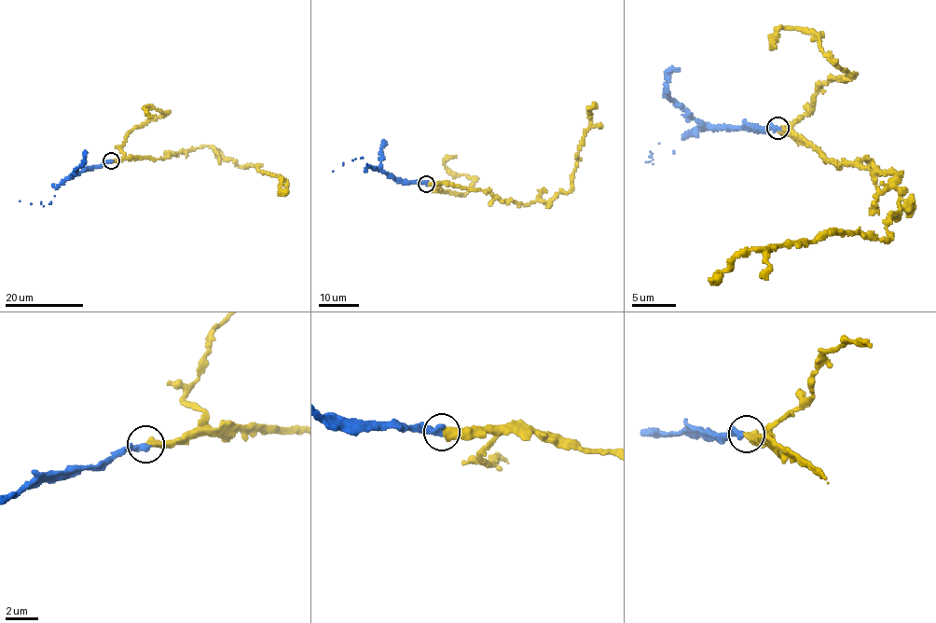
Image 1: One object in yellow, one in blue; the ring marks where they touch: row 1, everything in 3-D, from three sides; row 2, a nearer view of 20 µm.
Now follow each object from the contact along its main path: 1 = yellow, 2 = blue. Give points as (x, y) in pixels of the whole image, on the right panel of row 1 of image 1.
1: (778, 128), (837, 165), (899, 173), (901, 208), (892, 214), (887, 240), (837, 232), (750, 250), (715, 280)
2: (778, 128), (762, 131), (747, 125), (699, 129), (682, 139), (673, 153), (646, 162), (659, 144)

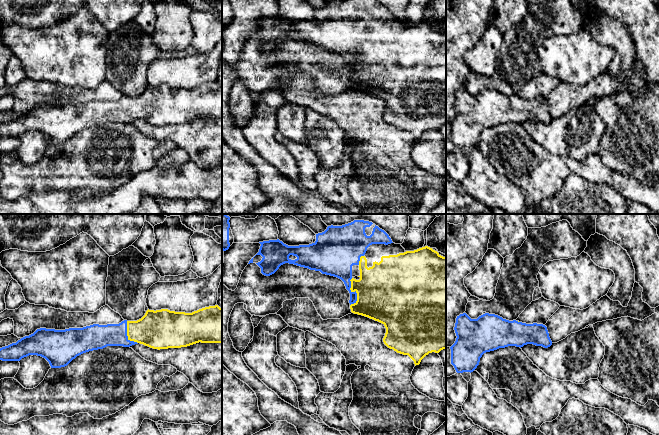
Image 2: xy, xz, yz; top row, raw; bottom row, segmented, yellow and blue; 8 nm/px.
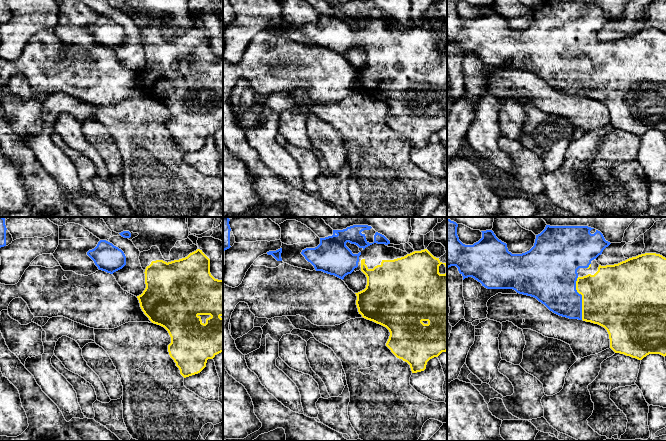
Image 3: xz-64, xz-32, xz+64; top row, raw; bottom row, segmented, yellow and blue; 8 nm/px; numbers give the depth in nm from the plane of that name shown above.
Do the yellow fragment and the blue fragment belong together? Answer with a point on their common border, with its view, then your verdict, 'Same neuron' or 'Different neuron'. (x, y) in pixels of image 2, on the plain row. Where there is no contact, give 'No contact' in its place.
Touches yellow at xz (354, 67). Same neuron

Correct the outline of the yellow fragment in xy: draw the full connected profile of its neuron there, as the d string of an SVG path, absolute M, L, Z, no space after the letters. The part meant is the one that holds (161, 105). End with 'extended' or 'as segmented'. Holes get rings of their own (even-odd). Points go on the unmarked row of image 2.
M209 82L192 89L175 88L168 85L147 86L137 97L124 96L119 100L93 100L83 104L55 106L40 104L8 122L0 124L0 136L20 137L29 131L45 134L51 144L67 142L77 132L107 122L130 123L143 120L153 125L187 123L196 119L222 119L222 84Z | extended

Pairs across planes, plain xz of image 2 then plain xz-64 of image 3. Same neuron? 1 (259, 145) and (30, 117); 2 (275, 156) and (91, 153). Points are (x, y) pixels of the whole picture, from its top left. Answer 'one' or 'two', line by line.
1: two
2: two

